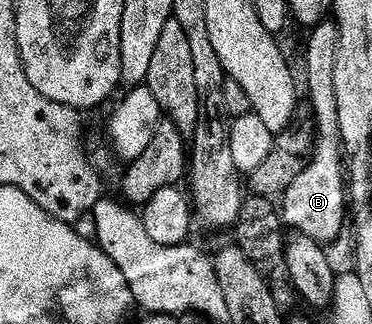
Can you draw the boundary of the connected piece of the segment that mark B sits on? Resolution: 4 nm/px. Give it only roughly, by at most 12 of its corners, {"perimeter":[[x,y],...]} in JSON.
{"perimeter":[[310,25],[303,68],[313,143],[281,194],[288,229],[343,228],[345,168],[333,94],[337,26]]}

